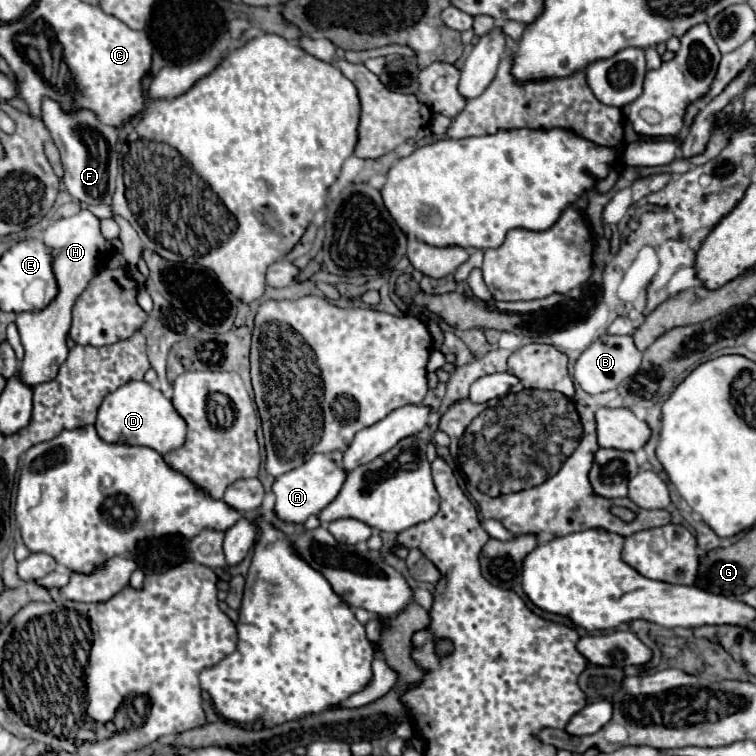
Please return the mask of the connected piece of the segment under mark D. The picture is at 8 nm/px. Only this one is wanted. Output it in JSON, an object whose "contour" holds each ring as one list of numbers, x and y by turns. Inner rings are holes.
{"contour":[[145,380,129,382,111,392,99,406,95,428,99,438,109,444,149,446,159,454,167,454,179,448,187,434,187,424,179,416,179,412,175,412,171,400,167,400,159,390,151,388,151,384,147,384]]}

